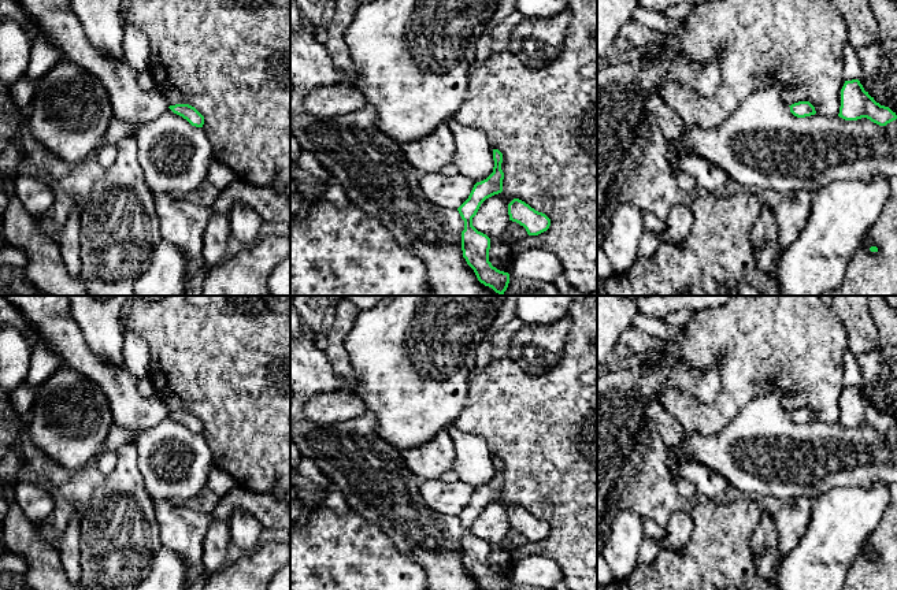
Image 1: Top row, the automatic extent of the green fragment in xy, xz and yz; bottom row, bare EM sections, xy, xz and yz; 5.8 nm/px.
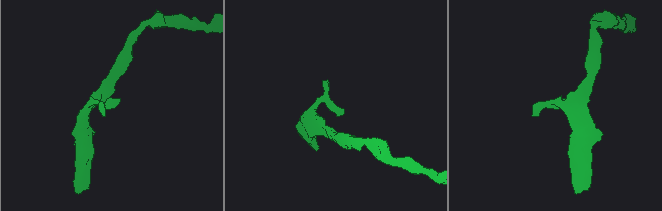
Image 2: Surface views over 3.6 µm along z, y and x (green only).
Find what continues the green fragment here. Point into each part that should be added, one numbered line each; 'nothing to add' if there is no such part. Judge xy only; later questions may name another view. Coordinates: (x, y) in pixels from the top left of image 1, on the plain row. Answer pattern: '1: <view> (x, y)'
1: xy (226, 359)

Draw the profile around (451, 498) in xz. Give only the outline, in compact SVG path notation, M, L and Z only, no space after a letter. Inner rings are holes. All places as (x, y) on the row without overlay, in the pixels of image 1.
M438 479L419 482L419 493L423 500L437 512L459 515L470 502L474 489L456 480L442 483Z

